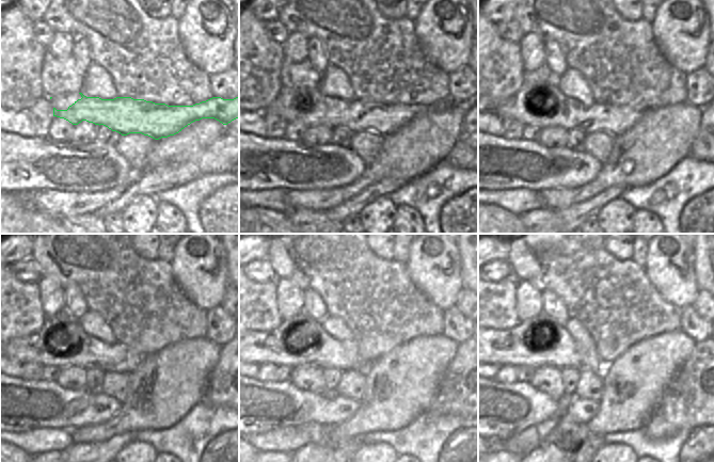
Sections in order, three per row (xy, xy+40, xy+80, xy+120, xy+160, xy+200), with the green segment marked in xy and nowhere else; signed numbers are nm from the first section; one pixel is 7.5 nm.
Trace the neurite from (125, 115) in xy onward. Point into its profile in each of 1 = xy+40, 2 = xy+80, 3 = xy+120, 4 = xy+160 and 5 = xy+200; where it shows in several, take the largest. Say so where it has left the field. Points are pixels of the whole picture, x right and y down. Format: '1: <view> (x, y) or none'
1: xy+40 (358, 115)
2: xy+80 (566, 112)
3: xy+120 (88, 352)
4: xy+160 (271, 347)
5: xy+200 (556, 348)

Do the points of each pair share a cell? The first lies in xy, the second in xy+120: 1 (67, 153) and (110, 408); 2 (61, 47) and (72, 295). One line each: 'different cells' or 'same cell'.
1: same cell
2: different cells

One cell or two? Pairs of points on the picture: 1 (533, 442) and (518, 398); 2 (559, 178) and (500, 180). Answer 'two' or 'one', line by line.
1: two
2: one

